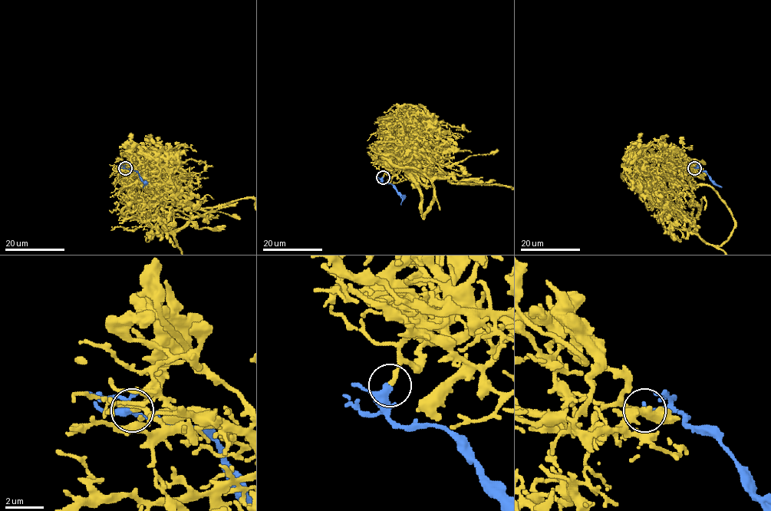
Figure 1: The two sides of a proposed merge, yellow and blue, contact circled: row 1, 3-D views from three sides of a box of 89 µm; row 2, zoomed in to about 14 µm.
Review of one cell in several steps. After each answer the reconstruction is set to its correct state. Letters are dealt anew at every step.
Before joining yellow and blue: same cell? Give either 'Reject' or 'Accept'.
Accept

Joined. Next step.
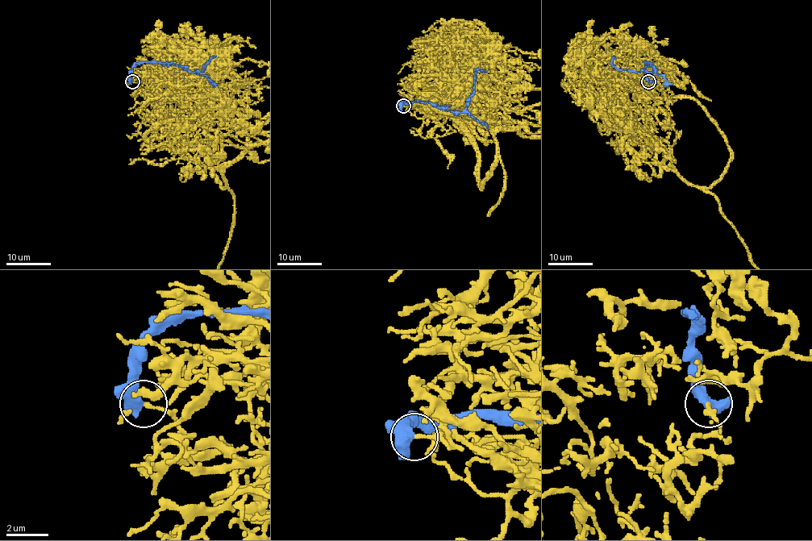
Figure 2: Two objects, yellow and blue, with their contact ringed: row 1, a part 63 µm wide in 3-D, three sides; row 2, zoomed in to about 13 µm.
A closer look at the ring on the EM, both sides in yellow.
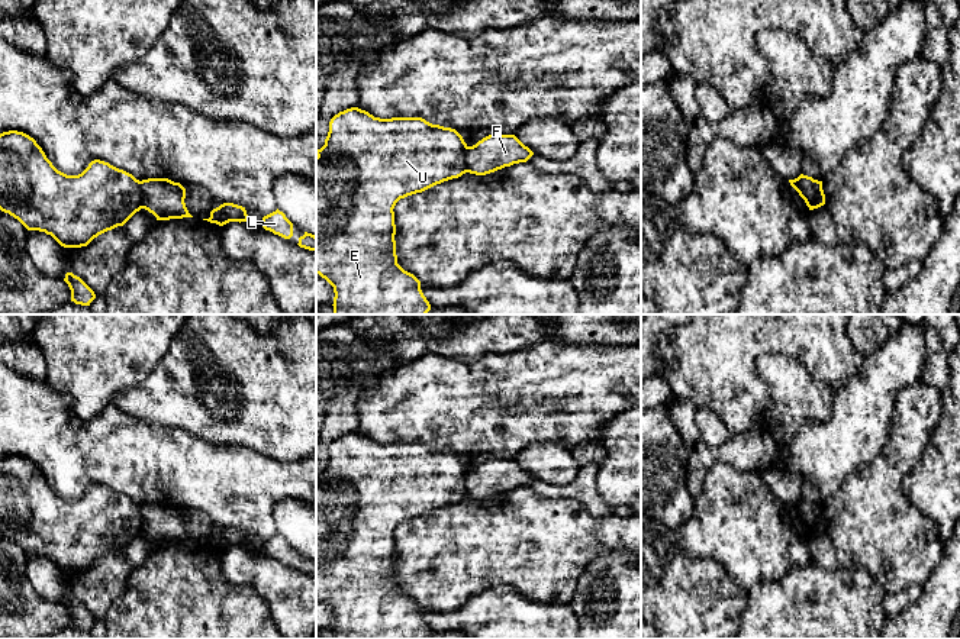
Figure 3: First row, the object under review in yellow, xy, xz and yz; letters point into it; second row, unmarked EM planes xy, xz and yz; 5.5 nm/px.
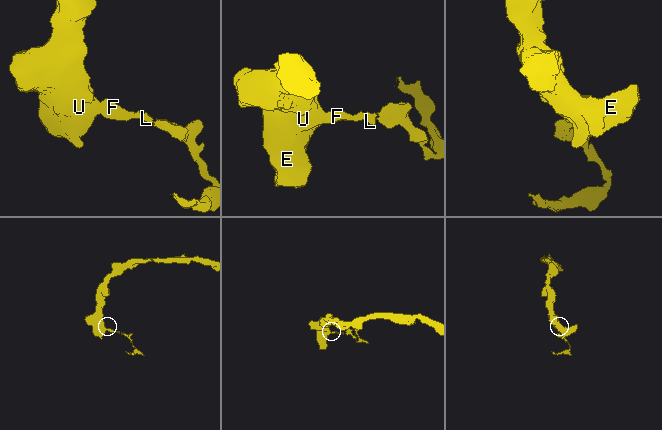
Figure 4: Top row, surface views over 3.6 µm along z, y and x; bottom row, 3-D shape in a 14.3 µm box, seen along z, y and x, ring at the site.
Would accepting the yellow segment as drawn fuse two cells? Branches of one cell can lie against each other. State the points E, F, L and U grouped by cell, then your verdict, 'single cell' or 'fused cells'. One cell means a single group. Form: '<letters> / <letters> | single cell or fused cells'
E U / F L | fused cells

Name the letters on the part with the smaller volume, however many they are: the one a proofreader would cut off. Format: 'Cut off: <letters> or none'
Cut off: F, L

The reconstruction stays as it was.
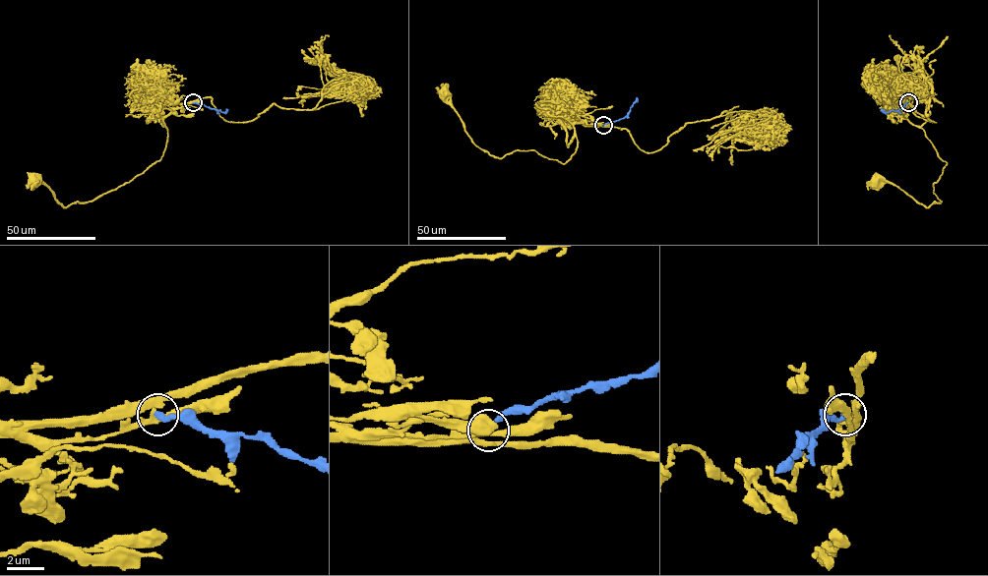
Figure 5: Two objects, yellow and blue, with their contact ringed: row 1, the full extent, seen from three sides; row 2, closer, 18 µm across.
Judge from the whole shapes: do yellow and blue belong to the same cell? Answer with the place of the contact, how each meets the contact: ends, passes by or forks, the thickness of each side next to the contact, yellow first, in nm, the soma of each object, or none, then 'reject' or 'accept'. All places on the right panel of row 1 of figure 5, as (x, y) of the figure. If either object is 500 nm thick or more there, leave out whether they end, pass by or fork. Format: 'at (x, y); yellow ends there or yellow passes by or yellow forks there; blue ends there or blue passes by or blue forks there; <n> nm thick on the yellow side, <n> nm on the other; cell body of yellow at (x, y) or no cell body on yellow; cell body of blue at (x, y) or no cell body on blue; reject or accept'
at (908, 102); yellow passes by; blue ends there; 300 nm thick on the yellow side, 300 nm on the other; cell body of yellow at (876, 180); no cell body on blue; reject

